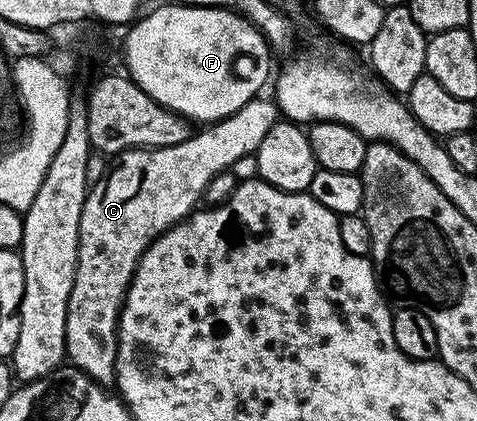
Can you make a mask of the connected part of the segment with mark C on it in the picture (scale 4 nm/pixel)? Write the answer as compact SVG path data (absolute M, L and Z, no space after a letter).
M256 98L224 120L208 124L185 142L164 148L131 148L114 157L115 165L87 189L85 206L81 210L81 230L77 250L77 274L67 303L65 318L66 359L81 372L104 386L115 384L115 363L119 357L119 315L127 300L127 291L145 250L160 234L186 220L203 200L203 192L217 174L234 169L238 160L250 157L261 146L261 138L280 119L274 99Z

